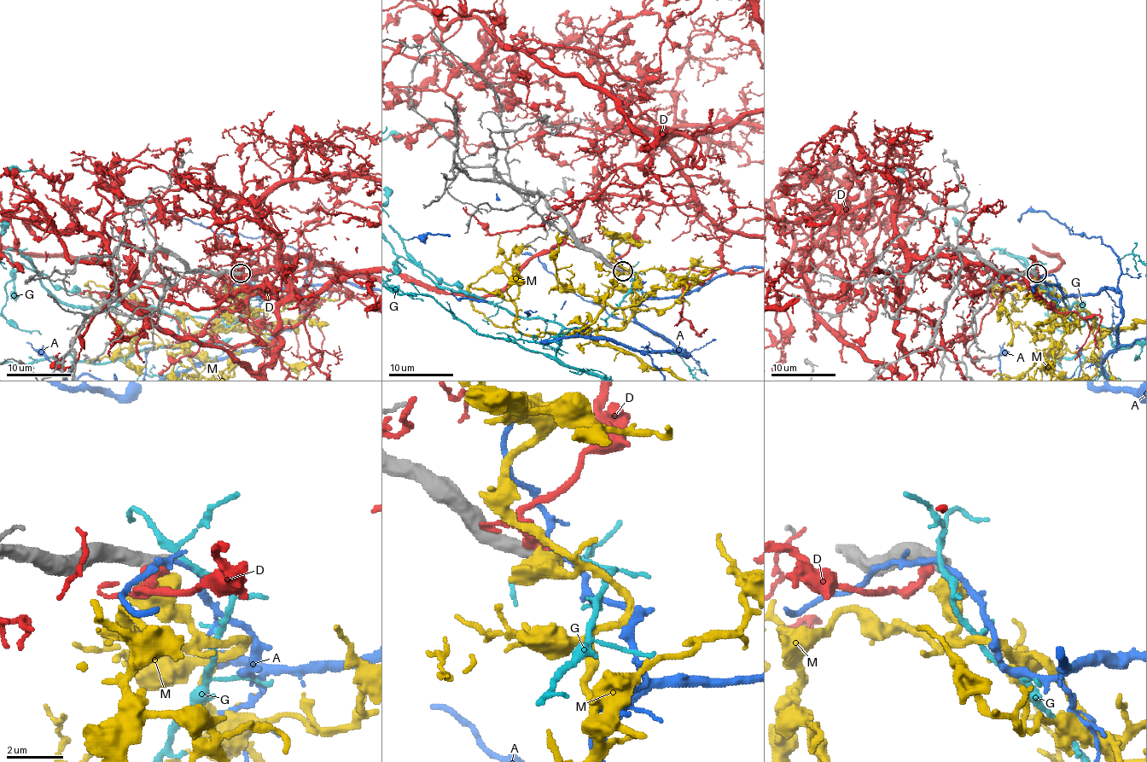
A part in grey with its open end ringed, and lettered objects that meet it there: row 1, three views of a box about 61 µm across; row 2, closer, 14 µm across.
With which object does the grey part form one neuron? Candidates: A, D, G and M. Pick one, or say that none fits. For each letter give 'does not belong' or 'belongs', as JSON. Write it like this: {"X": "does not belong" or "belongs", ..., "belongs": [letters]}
{"A": "does not belong", "D": "does not belong", "G": "does not belong", "M": "does not belong", "belongs": []}

